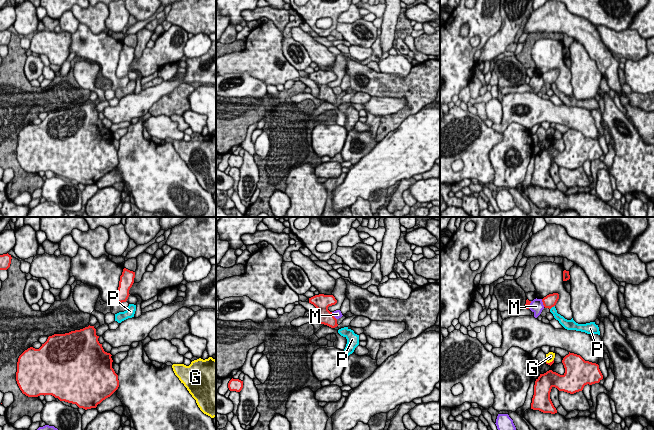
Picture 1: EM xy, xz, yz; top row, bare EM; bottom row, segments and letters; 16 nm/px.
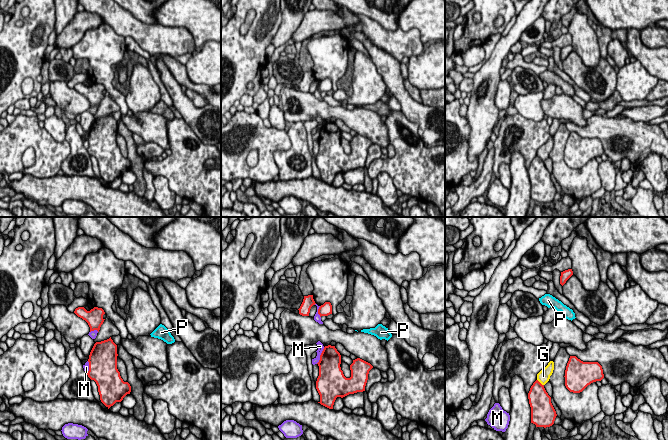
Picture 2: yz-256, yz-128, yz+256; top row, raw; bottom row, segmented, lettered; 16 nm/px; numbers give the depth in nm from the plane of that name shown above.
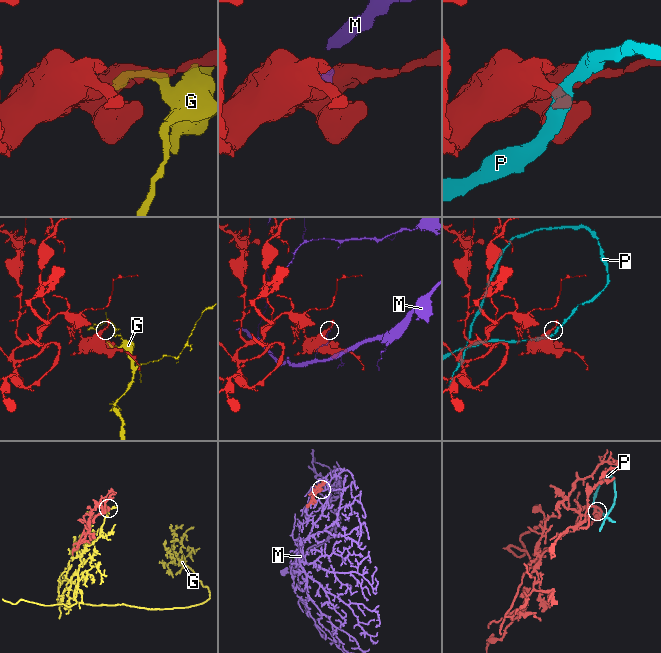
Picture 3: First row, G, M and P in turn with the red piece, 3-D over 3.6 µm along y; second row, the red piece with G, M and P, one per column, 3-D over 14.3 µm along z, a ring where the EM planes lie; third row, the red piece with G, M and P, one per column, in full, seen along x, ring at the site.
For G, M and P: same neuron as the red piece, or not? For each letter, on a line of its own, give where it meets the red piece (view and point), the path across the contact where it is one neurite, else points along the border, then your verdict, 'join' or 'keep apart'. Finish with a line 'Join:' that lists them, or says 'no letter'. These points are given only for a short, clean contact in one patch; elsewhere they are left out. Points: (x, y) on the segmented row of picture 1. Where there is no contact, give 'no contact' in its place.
G: yz (550, 362) | keep apart
M: yz (543, 303) | keep apart
P: yz (552, 306) | along yz (554, 305), (550, 309) | keep apart
Join: no letter

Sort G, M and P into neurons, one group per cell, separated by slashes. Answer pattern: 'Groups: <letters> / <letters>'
Groups: G / M / P

